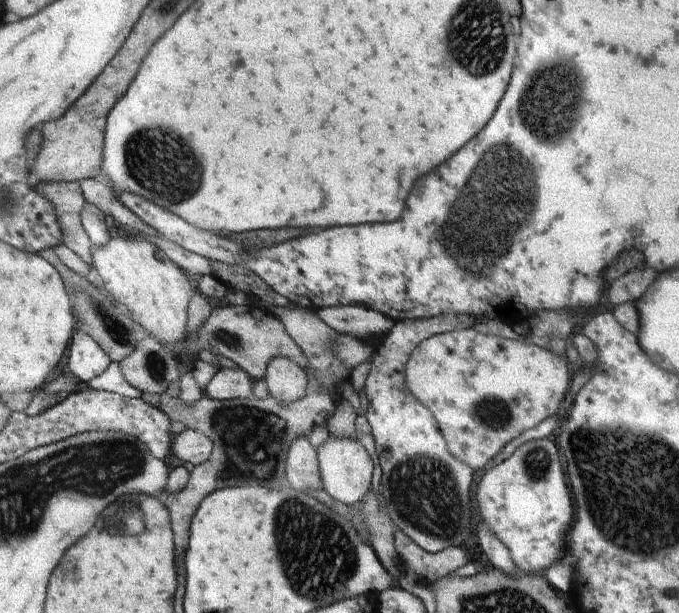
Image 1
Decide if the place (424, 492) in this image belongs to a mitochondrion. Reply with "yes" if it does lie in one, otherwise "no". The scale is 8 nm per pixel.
yes

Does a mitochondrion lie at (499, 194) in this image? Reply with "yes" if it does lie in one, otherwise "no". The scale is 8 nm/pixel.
yes

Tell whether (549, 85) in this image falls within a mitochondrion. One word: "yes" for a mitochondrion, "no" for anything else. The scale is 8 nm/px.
yes

